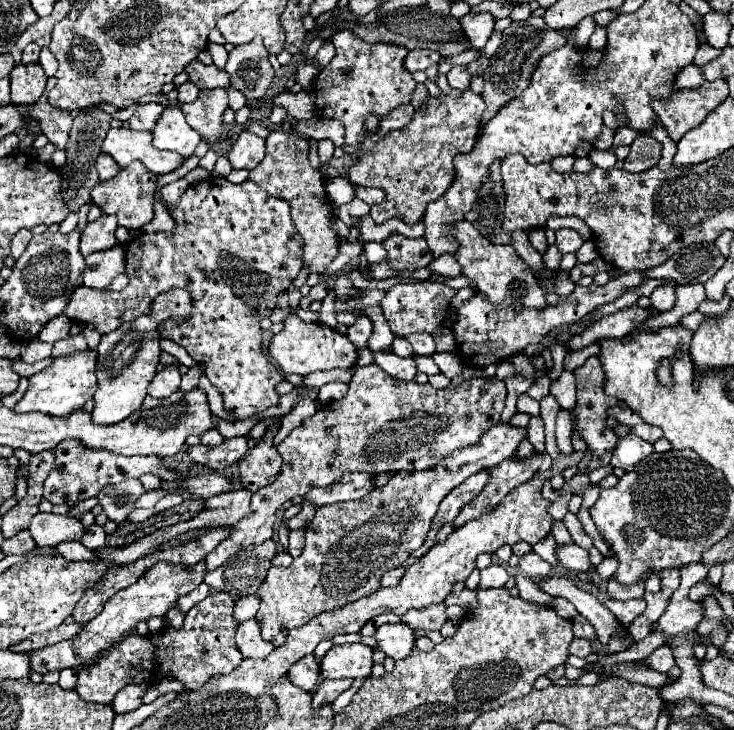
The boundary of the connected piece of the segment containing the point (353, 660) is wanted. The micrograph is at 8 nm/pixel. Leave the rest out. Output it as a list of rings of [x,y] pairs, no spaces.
[[[363,643],[333,645],[321,661],[323,679],[369,677],[373,667],[373,649]]]

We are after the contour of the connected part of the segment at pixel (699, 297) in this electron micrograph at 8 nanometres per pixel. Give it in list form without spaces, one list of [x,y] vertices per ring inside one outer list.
[[[699,283],[699,285],[679,285],[677,289],[677,303],[671,311],[665,311],[665,313],[659,313],[655,315],[653,319],[649,319],[649,323],[641,325],[639,329],[657,329],[657,327],[663,327],[663,325],[675,325],[677,321],[681,321],[683,315],[687,313],[693,313],[701,301],[705,301],[705,287]]]

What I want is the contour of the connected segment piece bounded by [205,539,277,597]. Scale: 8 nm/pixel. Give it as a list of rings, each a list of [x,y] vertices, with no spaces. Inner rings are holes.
[[[273,539],[247,547],[245,551],[233,555],[229,563],[223,563],[213,573],[207,573],[205,583],[213,587],[213,591],[225,591],[233,597],[251,595],[265,581],[275,553],[277,547]]]

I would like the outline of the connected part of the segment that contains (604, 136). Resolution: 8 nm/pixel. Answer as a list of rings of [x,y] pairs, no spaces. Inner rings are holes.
[[[603,125],[599,137],[593,141],[593,147],[595,147],[595,149],[611,149],[611,145],[613,145],[613,135],[615,135],[615,131],[611,131],[607,125]]]

